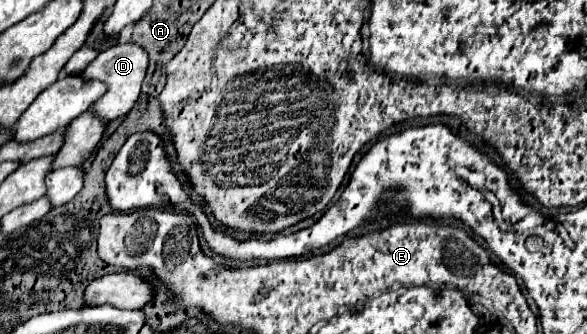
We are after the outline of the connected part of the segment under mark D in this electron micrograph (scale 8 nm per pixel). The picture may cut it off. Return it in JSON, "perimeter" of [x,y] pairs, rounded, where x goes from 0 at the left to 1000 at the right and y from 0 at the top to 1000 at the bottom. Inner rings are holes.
{"perimeter":[[[220,126],[220,132],[196,132],[196,138],[189,138],[189,144],[182,144],[179,156],[172,156],[172,162],[141,210],[141,234],[145,234],[145,240],[158,240],[158,234],[169,240],[169,234],[172,234],[172,246],[186,251],[186,269],[158,311],[155,329],[158,329],[169,353],[175,353],[175,359],[182,359],[182,365],[213,347],[213,341],[227,323],[227,311],[233,305],[233,293],[237,293],[247,216],[250,216],[250,156],[247,156],[240,138],[233,138],[233,132],[223,132],[223,126]]]}

